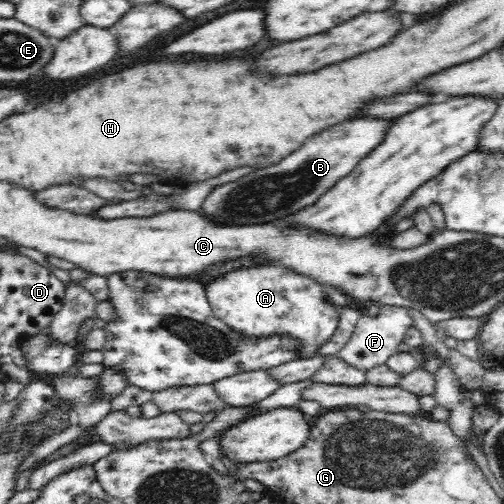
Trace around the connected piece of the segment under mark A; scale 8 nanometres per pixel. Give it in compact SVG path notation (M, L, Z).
M276 265L239 269L224 274L224 278L217 277L202 284L214 314L224 324L246 336L289 334L304 342L302 359L315 357L315 351L335 333L339 324L336 306L350 304L350 298L340 289L320 285L308 276Z

